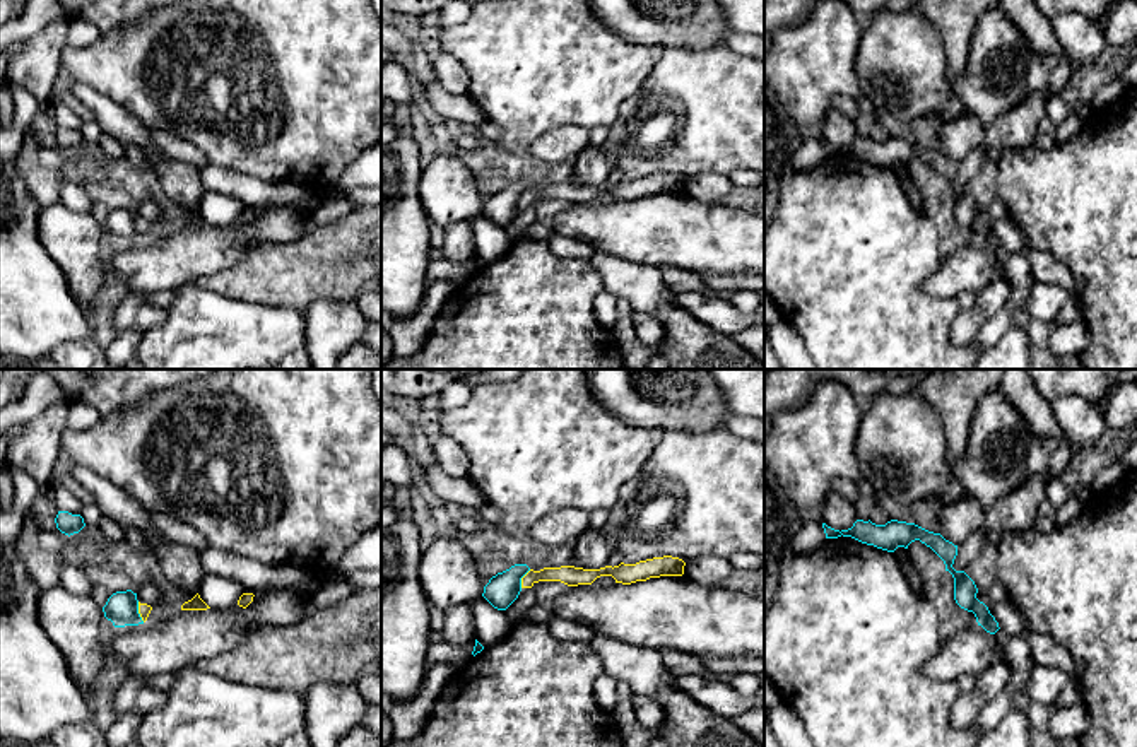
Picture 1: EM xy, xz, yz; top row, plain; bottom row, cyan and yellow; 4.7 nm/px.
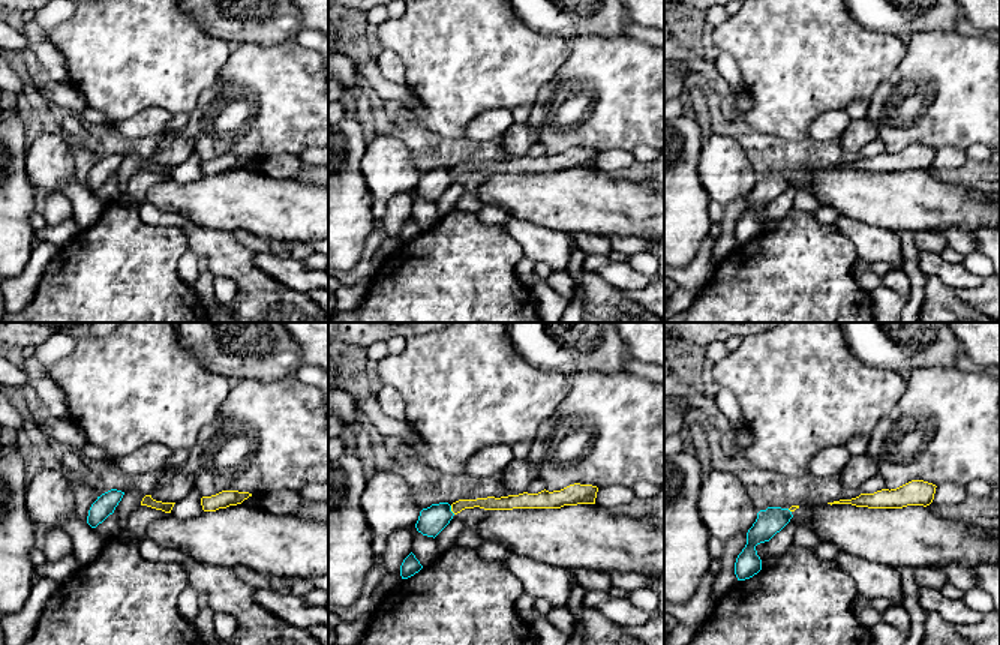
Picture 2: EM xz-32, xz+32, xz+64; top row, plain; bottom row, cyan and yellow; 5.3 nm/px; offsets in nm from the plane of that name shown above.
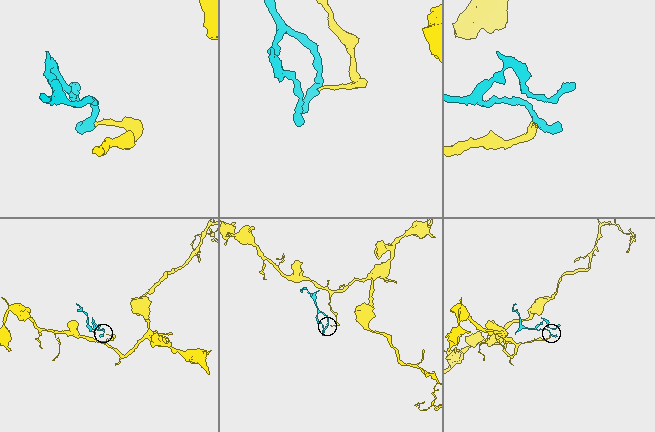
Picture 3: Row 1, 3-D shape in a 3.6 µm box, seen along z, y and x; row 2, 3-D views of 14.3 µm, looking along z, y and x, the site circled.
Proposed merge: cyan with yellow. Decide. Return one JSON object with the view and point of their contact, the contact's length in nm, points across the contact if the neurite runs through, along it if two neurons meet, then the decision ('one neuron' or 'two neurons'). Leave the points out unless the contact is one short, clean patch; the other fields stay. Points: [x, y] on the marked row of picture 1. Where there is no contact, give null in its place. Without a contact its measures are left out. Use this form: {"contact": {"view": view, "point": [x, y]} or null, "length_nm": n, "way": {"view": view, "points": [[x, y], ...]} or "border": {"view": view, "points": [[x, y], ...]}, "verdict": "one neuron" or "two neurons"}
{"contact": {"view": "xy", "point": [137, 612]}, "length_nm": 100, "border": {"view": "xy", "points": [[137, 602], [137, 612], [144, 621]]}, "verdict": "two neurons"}

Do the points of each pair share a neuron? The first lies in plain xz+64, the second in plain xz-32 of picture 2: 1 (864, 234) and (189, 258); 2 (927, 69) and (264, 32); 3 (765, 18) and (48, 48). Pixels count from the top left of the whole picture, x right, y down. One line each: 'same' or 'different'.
1: different
2: different
3: different

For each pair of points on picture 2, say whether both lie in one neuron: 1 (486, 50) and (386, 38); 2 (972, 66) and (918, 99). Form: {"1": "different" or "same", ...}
{"1": "same", "2": "same"}

